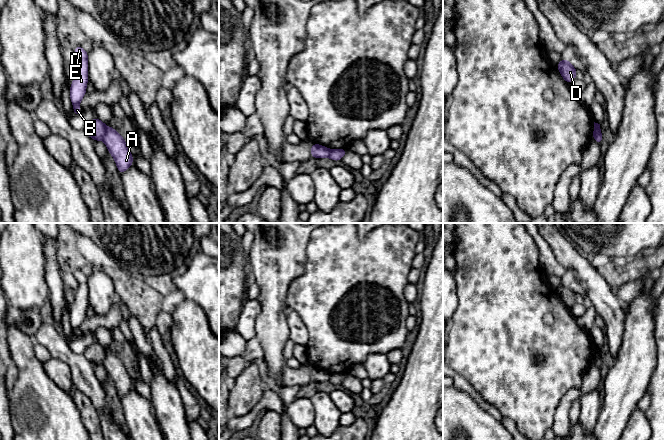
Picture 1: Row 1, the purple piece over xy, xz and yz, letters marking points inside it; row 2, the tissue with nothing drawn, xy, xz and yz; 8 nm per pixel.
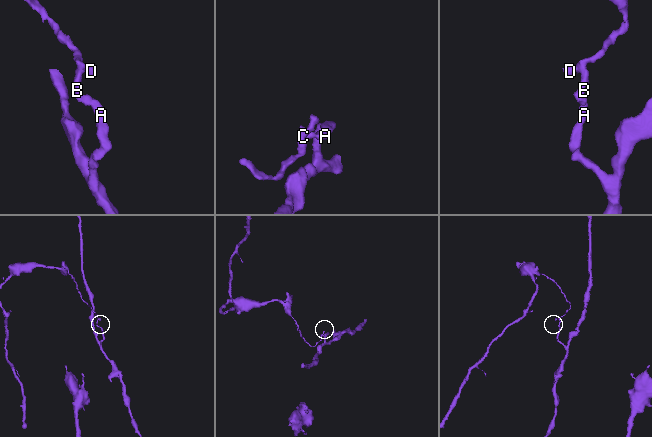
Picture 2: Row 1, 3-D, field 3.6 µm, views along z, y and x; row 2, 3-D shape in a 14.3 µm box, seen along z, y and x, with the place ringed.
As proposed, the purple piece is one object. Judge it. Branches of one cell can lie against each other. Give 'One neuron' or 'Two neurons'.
Two neurons

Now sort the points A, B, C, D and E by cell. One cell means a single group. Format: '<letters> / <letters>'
A / B C D E

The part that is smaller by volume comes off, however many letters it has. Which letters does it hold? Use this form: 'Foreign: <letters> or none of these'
Foreign: A

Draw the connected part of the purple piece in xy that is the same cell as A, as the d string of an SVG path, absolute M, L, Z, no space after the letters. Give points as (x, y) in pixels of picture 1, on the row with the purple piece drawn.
M110 126L106 128L103 141L117 164L118 172L122 174L133 164L133 156L126 142L123 137Z

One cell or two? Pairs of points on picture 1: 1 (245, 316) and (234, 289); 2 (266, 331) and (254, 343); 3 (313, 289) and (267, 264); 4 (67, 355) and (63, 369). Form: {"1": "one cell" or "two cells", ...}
{"1": "two cells", "2": "two cells", "3": "two cells", "4": "two cells"}

